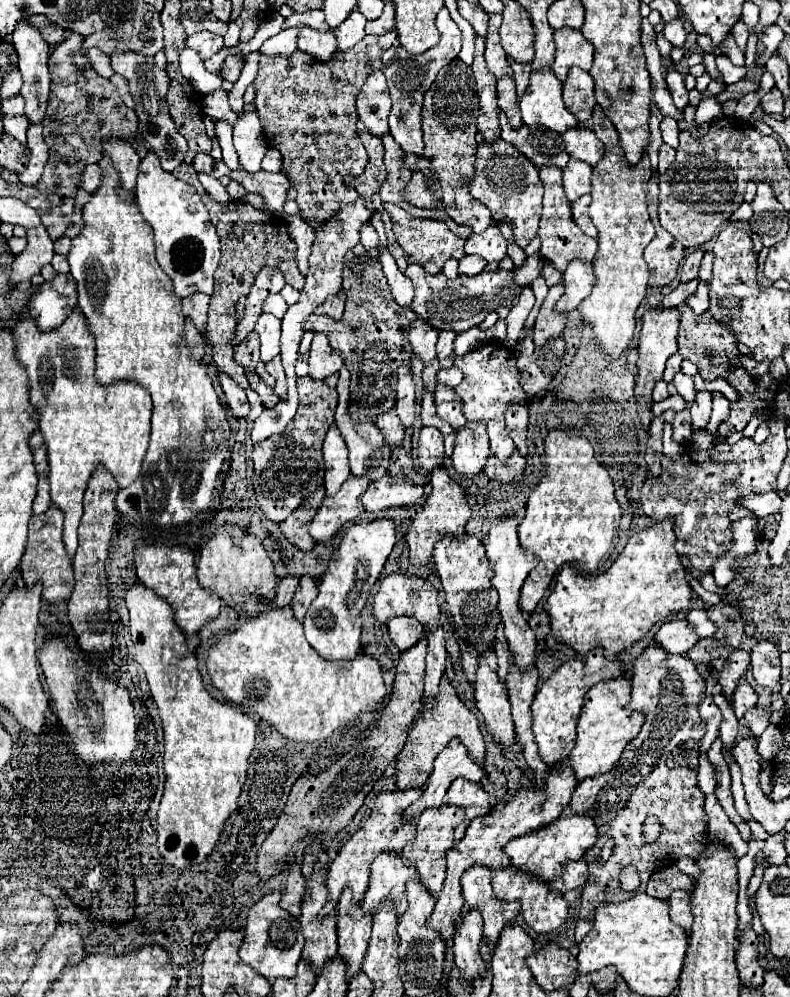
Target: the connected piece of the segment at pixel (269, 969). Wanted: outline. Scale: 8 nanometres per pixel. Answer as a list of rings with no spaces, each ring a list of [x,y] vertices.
[[[271,891],[251,907],[247,925],[245,925],[245,939],[239,947],[241,961],[253,967],[257,973],[267,977],[269,981],[277,977],[293,977],[297,971],[297,963],[301,959],[301,951],[303,951],[299,921],[279,907],[279,899],[281,899],[281,893]]]

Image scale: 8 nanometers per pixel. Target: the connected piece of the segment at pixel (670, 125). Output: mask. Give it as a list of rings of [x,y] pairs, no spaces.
[[[665,115],[663,121],[661,121],[661,135],[663,135],[663,141],[665,141],[669,147],[677,149],[677,145],[679,145],[679,127],[677,127],[677,119]]]

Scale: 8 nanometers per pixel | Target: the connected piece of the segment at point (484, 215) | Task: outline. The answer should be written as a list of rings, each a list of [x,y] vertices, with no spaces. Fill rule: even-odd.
[[[453,59],[441,67],[435,83],[425,93],[423,101],[423,157],[431,163],[433,173],[441,183],[443,205],[447,215],[459,225],[469,225],[473,233],[481,233],[491,225],[491,211],[469,193],[469,183],[475,175],[475,151],[477,151],[477,95],[475,79],[469,65],[461,59]]]

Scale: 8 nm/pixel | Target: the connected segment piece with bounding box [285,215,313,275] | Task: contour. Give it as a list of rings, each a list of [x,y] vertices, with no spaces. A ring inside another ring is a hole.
[[[299,215],[285,217],[285,225],[289,231],[289,237],[297,243],[297,265],[303,275],[307,275],[307,257],[313,245],[313,227],[307,225]]]

